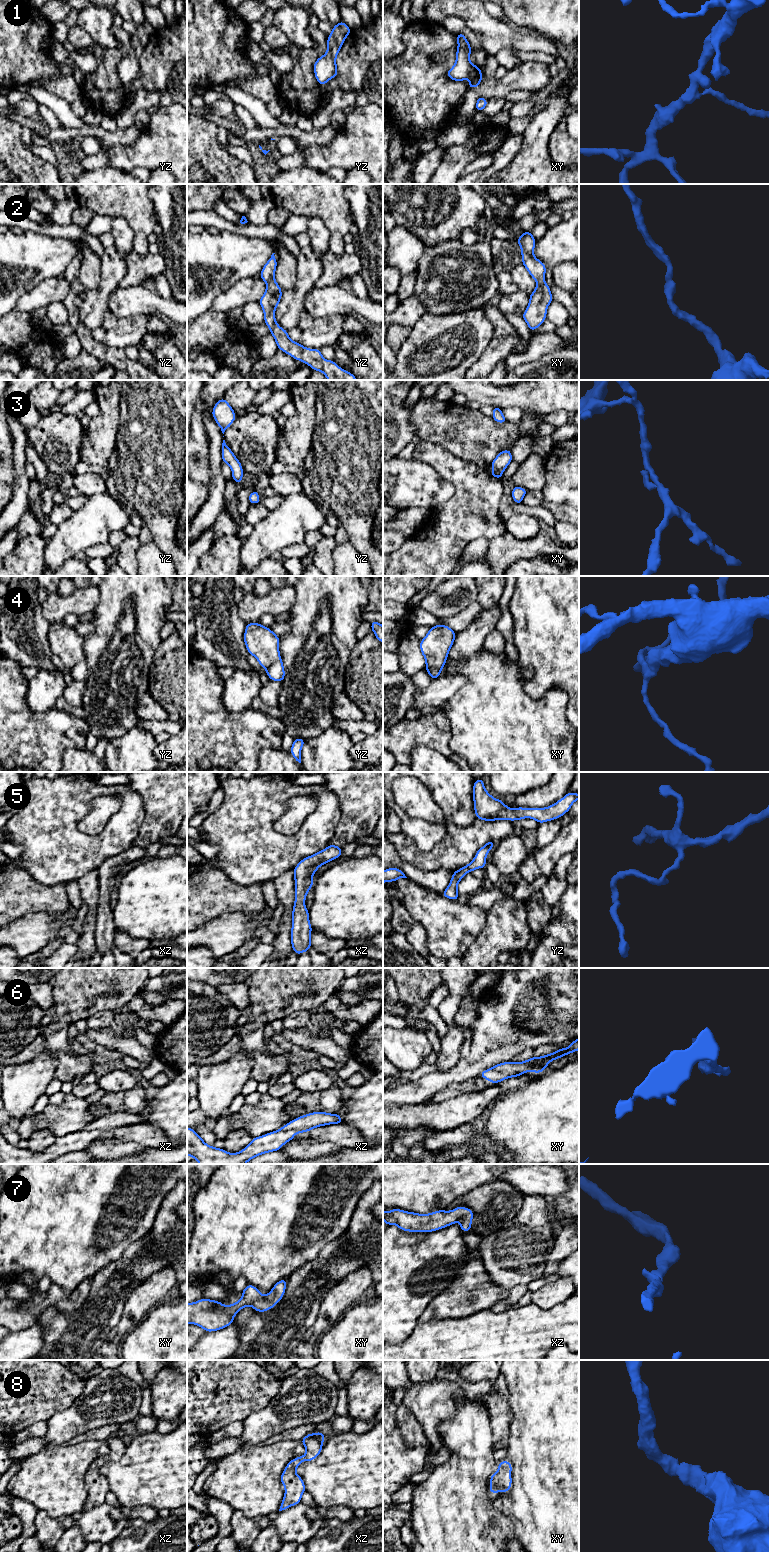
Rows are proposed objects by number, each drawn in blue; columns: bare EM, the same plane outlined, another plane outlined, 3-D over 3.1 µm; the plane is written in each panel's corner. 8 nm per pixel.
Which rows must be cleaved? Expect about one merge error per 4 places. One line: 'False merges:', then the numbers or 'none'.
False merges: 4

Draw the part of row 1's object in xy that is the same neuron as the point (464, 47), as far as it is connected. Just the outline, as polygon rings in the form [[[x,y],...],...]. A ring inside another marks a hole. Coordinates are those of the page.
[[[456,34],[458,48],[456,51],[455,65],[447,71],[447,76],[453,81],[464,81],[468,78],[471,81],[468,88],[477,88],[483,78],[481,68],[470,62],[472,52],[470,43],[464,34]]]

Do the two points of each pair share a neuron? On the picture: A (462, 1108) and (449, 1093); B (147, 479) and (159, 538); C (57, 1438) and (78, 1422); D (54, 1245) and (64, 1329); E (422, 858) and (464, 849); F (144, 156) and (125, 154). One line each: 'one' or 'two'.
A: two
B: one
C: one
D: two
E: one
F: one

